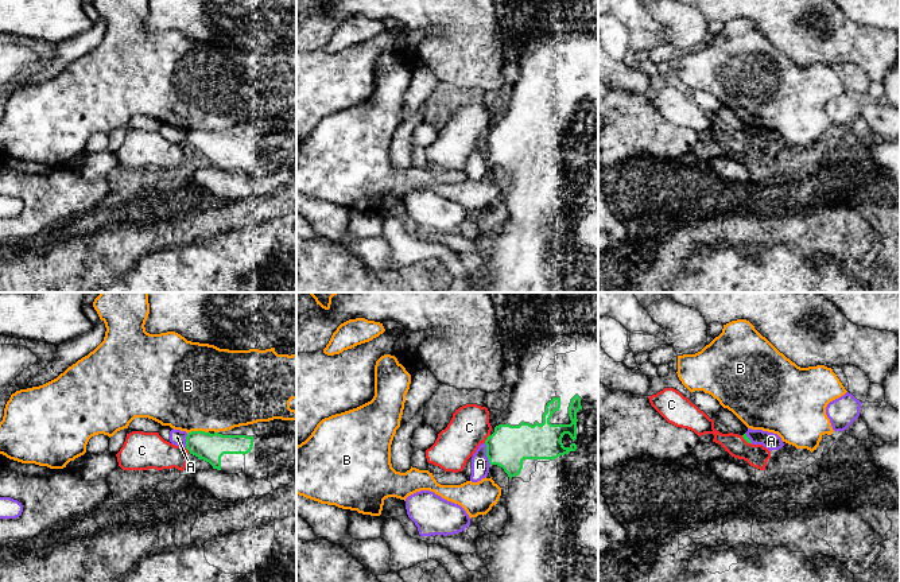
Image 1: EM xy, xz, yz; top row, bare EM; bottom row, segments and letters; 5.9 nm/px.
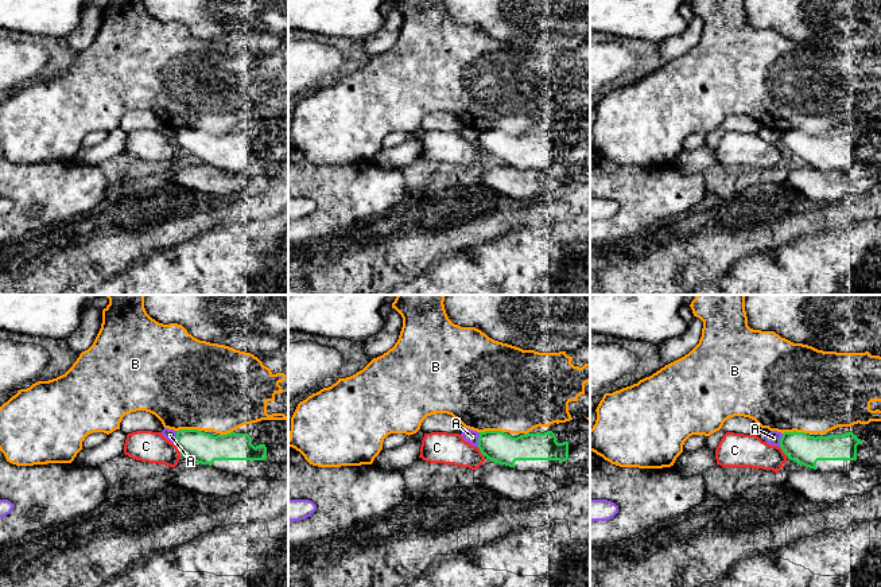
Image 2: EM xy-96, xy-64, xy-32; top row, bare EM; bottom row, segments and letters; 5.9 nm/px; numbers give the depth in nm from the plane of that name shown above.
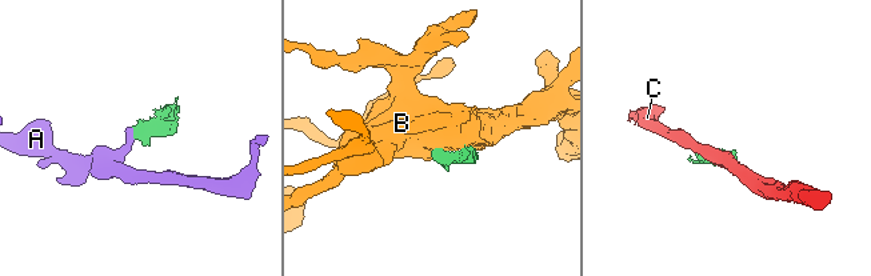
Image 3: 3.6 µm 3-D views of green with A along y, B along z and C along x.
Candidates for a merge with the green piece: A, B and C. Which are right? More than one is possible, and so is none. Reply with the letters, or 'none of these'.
none of these

